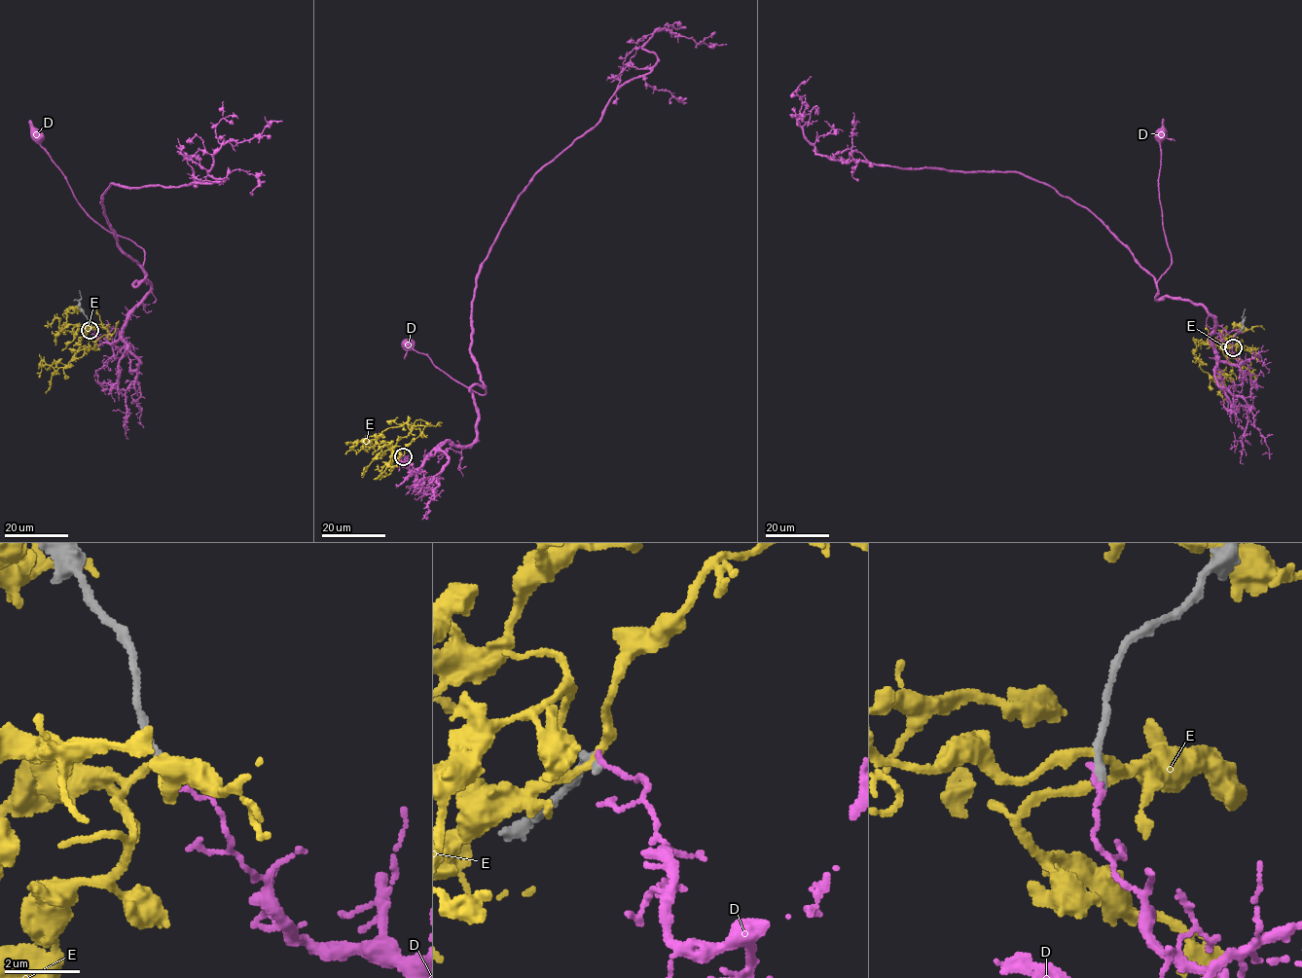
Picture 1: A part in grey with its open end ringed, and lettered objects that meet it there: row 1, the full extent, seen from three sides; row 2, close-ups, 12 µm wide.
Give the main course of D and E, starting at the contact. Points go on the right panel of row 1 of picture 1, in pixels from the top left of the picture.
D: (1231, 345), (1241, 364), (1218, 358), (1213, 316), (1203, 307), (1155, 299), (1172, 258), (1159, 201), (1160, 135)
E: (1232, 344), (1216, 345), (1209, 341), (1193, 348), (1201, 368), (1212, 379), (1224, 371), (1225, 386)

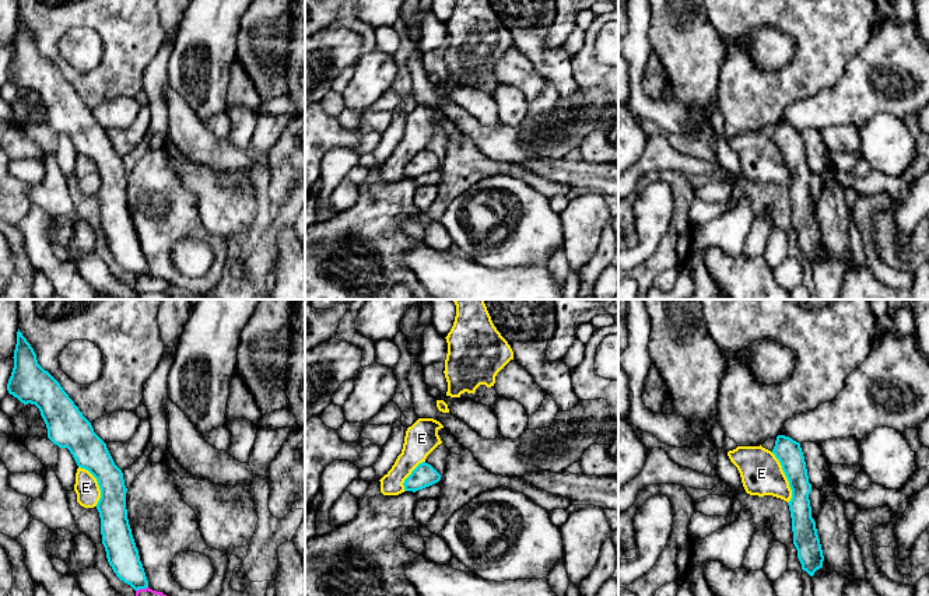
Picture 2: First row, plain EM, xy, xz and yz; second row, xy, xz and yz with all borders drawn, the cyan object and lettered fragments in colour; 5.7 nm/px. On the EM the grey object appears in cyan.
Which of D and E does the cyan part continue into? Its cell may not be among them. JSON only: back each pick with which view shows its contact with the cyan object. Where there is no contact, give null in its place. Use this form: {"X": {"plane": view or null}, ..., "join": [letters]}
{"join": []}

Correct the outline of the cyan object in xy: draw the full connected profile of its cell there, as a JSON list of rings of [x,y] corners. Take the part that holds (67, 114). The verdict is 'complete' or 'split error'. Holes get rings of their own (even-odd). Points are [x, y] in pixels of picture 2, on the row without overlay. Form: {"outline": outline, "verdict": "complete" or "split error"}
{"outline": [[[20,15],[17,18],[17,31],[13,45],[14,55],[7,70],[8,80],[24,91],[35,91],[46,111],[48,125],[59,134],[67,134],[77,152],[88,157],[98,168],[101,185],[97,190],[97,196],[101,204],[102,231],[109,252],[116,263],[134,277],[148,274],[148,267],[127,206],[127,175],[125,172],[123,159],[115,151],[106,130],[94,119],[91,109],[83,102],[60,70],[38,50],[34,35]]], "verdict": "complete"}

